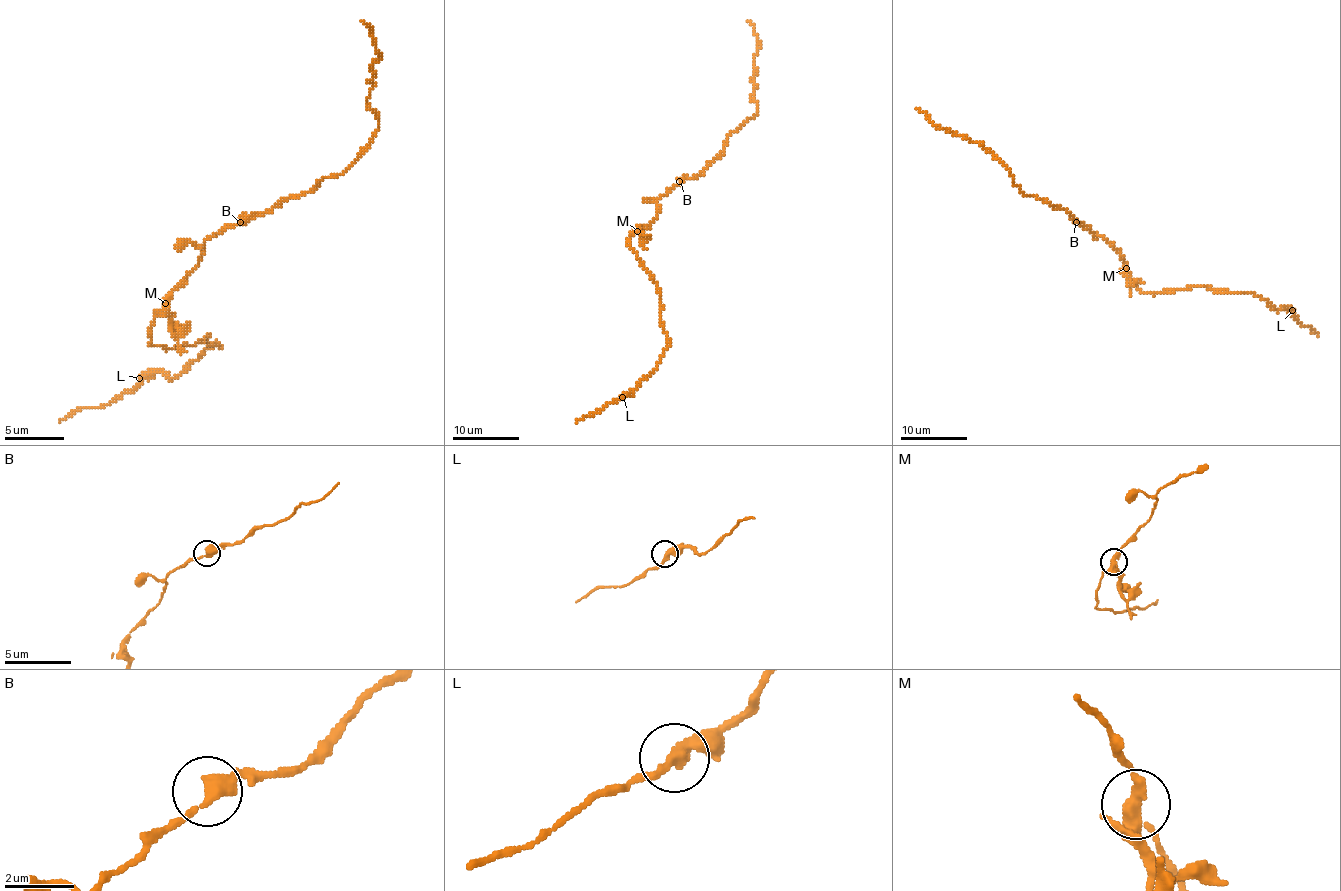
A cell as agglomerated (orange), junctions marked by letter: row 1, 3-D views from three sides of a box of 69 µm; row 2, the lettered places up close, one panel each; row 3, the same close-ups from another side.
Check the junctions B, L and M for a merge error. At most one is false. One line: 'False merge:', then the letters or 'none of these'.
False merge: M

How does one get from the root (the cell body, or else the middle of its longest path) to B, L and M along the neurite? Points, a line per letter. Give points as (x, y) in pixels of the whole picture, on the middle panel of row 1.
B: (651, 223), (659, 208), (658, 201), (679, 181)
L: (651, 223), (631, 234), (629, 248), (658, 286), (661, 325), (668, 337), (668, 348), (659, 363), (622, 397)
M: (651, 223), (638, 231)

